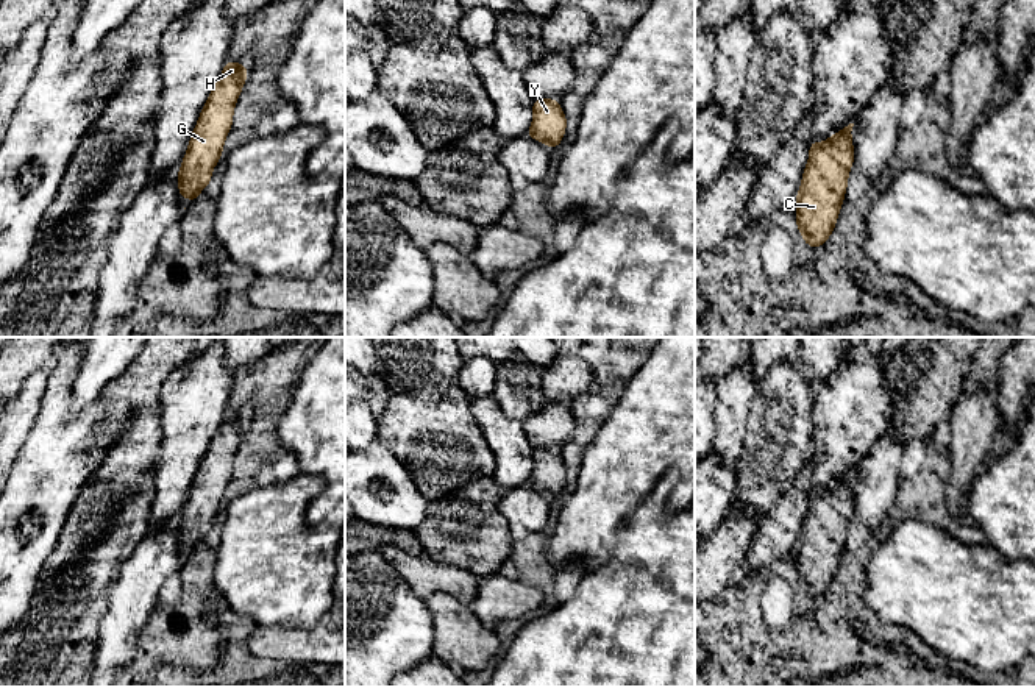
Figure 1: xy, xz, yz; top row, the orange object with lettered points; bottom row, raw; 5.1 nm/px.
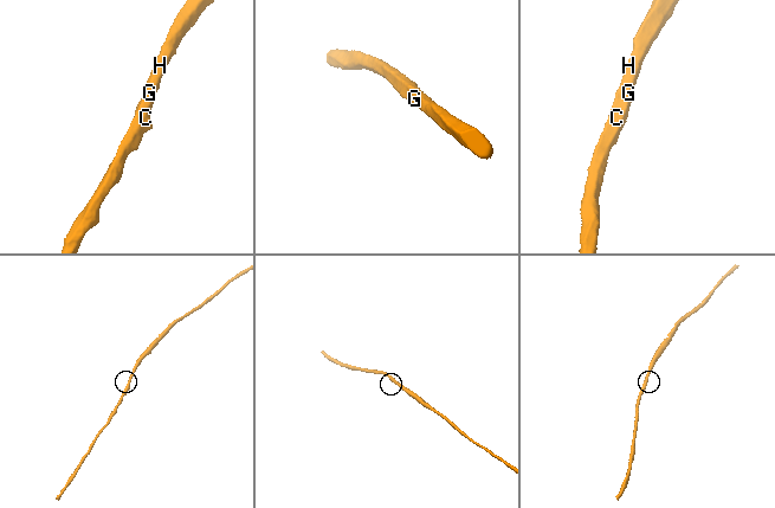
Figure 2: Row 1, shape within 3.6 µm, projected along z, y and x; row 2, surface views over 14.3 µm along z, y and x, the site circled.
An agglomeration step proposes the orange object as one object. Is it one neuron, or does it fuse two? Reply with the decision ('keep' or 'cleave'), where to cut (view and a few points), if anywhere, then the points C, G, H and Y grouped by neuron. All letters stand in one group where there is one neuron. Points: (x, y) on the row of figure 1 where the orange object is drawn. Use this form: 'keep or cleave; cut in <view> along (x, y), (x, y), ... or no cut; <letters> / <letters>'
keep; no cut; C G H Y

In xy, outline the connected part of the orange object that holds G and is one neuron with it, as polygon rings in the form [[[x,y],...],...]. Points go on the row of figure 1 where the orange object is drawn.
[[[225,61],[223,72],[192,131],[183,166],[178,169],[180,198],[195,201],[211,183],[214,166],[222,159],[223,144],[233,126],[234,106],[247,75],[248,69],[242,62]]]

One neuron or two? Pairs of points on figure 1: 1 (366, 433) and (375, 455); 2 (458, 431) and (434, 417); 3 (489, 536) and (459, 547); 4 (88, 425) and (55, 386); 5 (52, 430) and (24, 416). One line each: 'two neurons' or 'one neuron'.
1: two neurons
2: one neuron
3: one neuron
4: one neuron
5: two neurons

